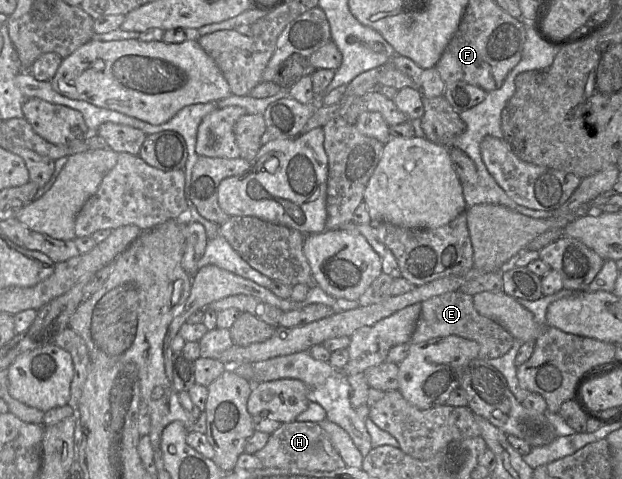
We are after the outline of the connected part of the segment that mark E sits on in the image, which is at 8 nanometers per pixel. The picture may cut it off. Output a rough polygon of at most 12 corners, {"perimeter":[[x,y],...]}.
{"perimeter":[[460,291],[433,296],[410,342],[456,335],[478,358],[506,354],[515,338]]}

